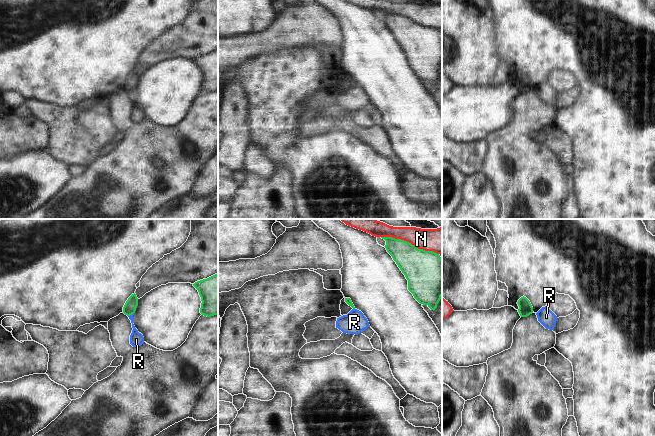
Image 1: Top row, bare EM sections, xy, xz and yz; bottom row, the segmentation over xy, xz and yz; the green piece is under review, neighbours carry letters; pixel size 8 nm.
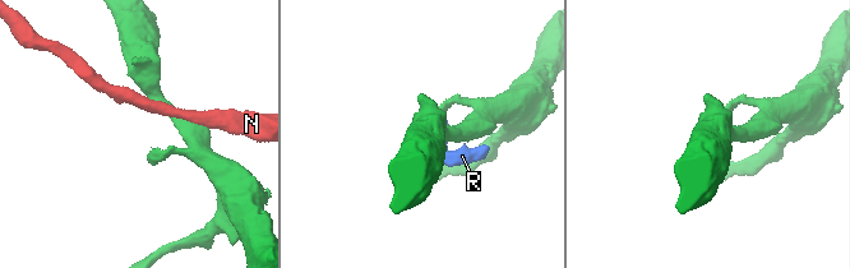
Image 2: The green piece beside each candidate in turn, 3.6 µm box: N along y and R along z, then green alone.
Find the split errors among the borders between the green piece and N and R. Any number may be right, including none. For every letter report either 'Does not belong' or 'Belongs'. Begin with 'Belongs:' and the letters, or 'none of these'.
Belongs: none of these
N: Does not belong
R: Does not belong

